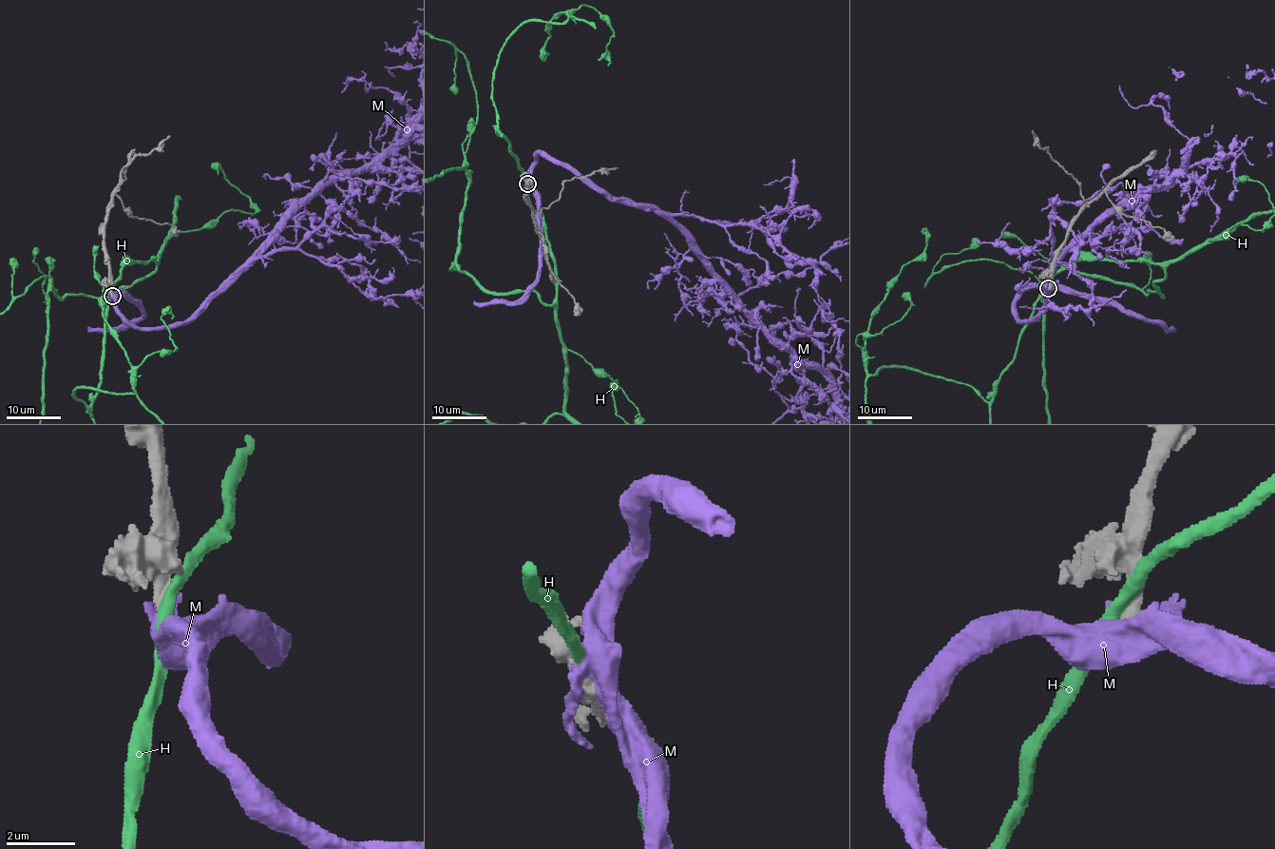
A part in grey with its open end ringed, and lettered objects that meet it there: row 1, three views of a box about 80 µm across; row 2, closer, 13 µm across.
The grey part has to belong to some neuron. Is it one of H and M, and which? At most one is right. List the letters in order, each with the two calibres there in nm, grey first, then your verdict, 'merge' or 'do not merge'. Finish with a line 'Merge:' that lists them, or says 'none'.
H: 400 nm thick on the grey side, 360 nm on the other; do not merge
M: 500 nm thick on the grey side, 550 nm on the other; do not merge
Merge: none

